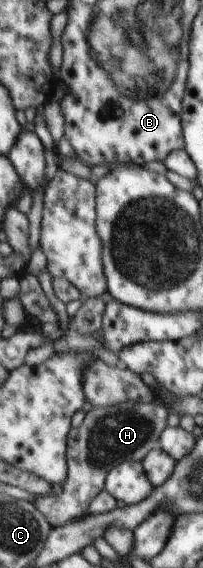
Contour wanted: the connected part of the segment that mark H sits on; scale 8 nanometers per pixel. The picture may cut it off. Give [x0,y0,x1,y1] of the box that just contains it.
[34,402,168,527]

